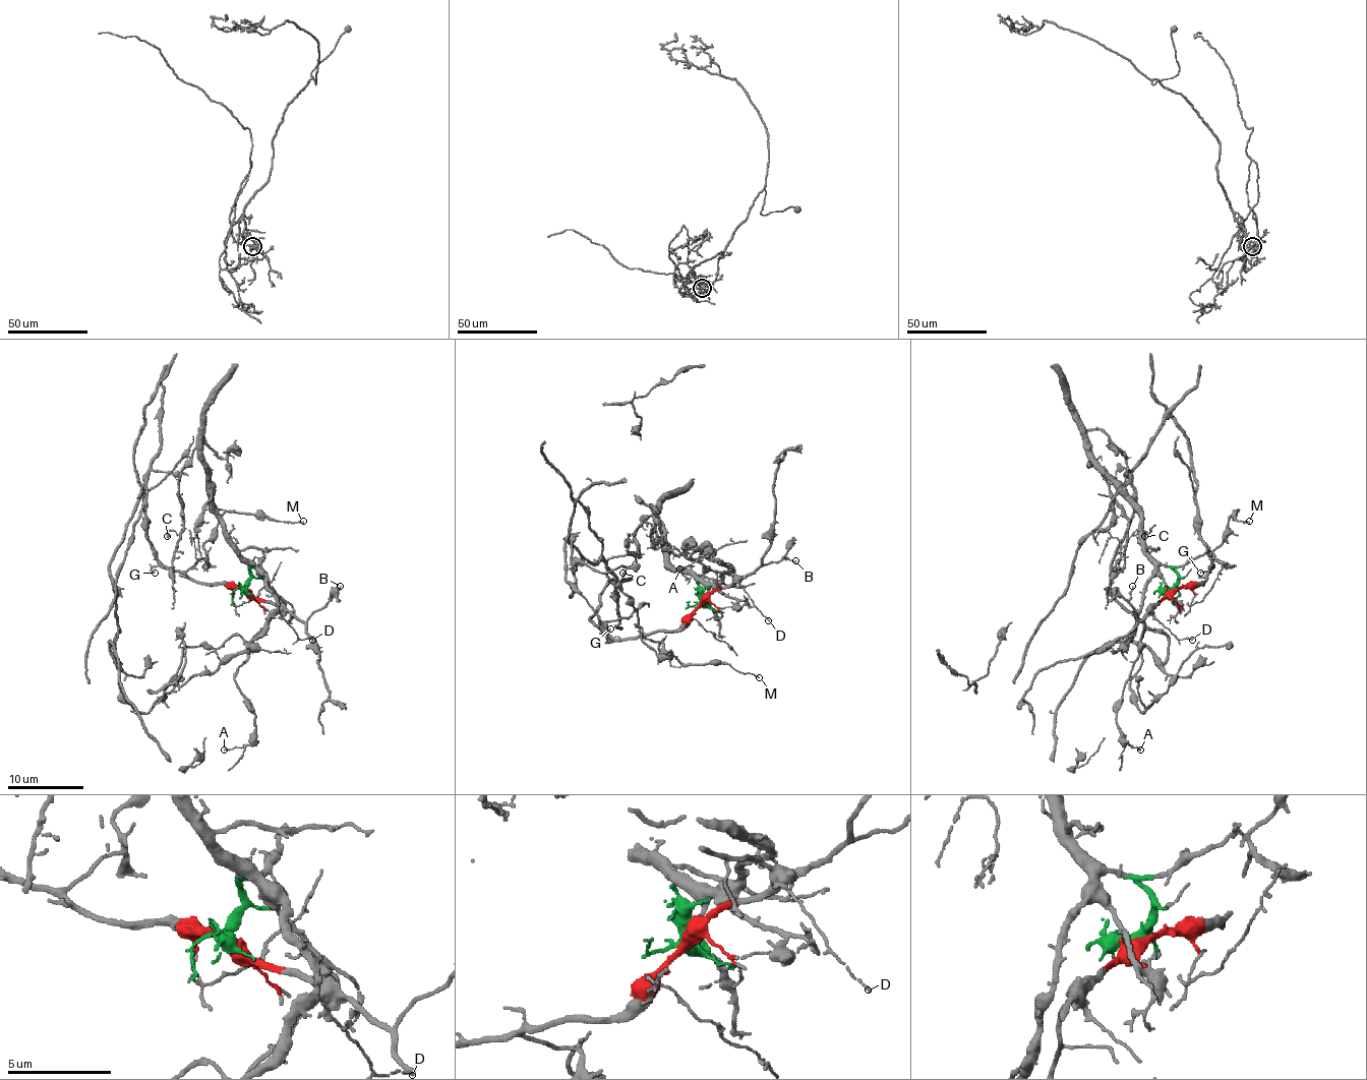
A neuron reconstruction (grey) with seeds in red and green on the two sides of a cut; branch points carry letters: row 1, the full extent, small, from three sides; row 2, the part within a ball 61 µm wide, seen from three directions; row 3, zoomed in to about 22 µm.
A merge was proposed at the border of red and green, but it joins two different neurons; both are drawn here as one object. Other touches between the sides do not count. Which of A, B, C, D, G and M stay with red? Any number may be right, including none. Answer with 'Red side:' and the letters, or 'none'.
Red side: A, B, D, G, M

